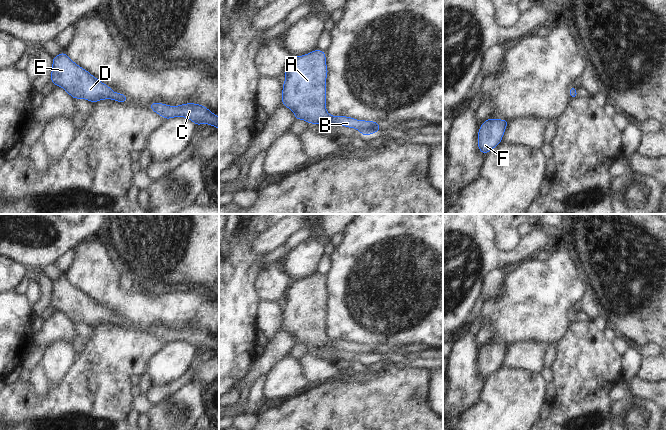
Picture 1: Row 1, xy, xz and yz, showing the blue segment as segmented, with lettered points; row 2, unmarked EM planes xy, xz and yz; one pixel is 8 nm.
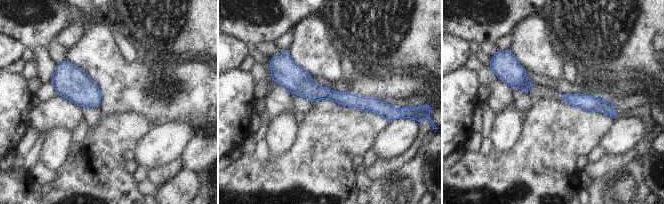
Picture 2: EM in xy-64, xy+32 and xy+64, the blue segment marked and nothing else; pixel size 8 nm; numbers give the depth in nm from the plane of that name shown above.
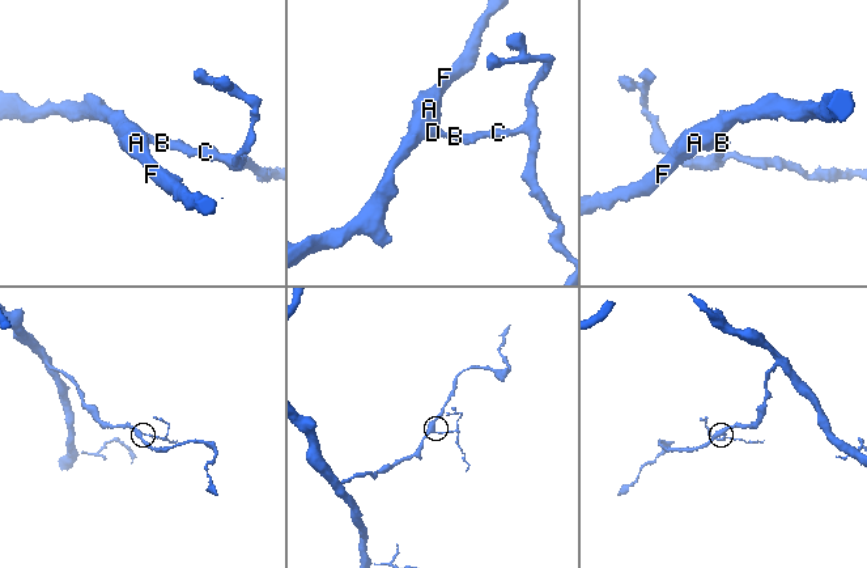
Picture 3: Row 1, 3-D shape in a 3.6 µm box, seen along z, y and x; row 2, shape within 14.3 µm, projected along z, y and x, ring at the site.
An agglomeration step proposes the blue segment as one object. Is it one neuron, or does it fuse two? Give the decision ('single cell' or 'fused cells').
single cell

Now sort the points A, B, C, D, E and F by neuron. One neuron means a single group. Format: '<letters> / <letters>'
A B C D E F

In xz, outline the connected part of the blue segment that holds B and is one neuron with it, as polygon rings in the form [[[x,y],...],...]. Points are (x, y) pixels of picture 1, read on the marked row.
[[[315,49],[303,56],[293,56],[284,75],[286,79],[283,82],[281,104],[294,112],[295,120],[305,120],[308,124],[328,122],[330,125],[354,128],[363,136],[370,136],[372,133],[382,130],[381,126],[374,120],[357,120],[349,116],[331,116],[328,113],[326,110],[328,67],[325,51]]]

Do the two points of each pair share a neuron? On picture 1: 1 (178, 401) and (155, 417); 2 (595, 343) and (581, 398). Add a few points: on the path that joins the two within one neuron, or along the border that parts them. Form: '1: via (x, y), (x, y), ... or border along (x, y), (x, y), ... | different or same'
1: via (172, 407), (161, 417) | same
2: via (586, 357), (582, 384) | same

